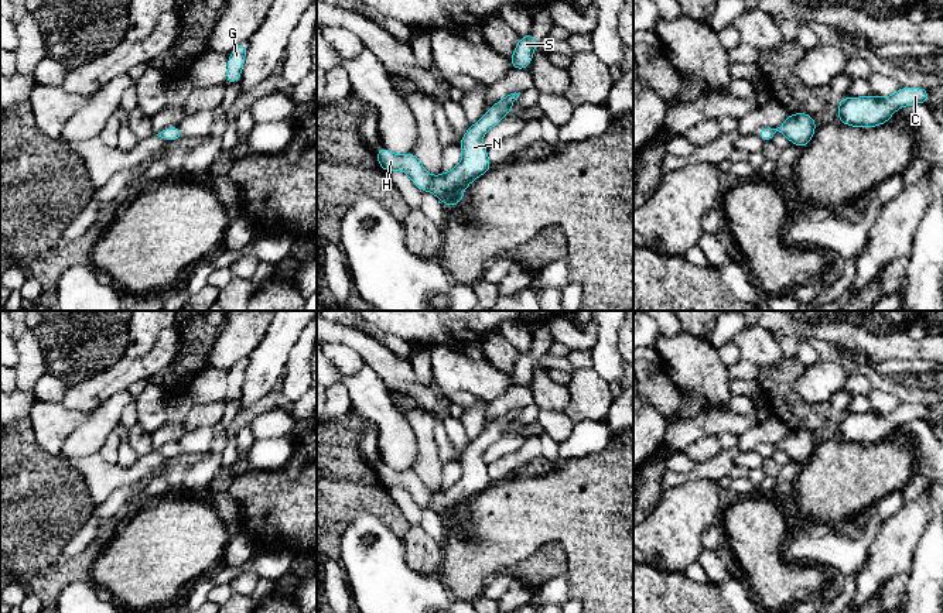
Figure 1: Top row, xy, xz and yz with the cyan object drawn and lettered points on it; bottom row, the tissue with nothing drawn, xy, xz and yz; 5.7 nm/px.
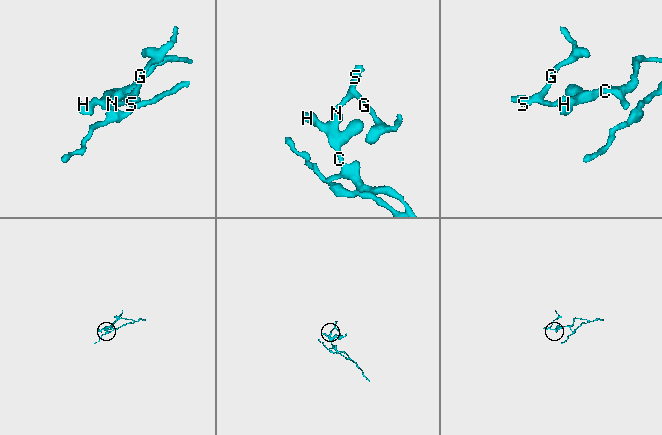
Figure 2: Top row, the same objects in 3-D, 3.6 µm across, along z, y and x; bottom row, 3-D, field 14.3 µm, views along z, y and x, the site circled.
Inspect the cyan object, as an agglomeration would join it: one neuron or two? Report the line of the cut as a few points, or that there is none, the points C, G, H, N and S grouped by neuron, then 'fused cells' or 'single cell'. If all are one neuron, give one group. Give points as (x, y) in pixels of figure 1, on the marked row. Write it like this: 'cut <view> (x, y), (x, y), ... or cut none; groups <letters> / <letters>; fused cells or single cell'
cut none; groups C G H N S; single cell

